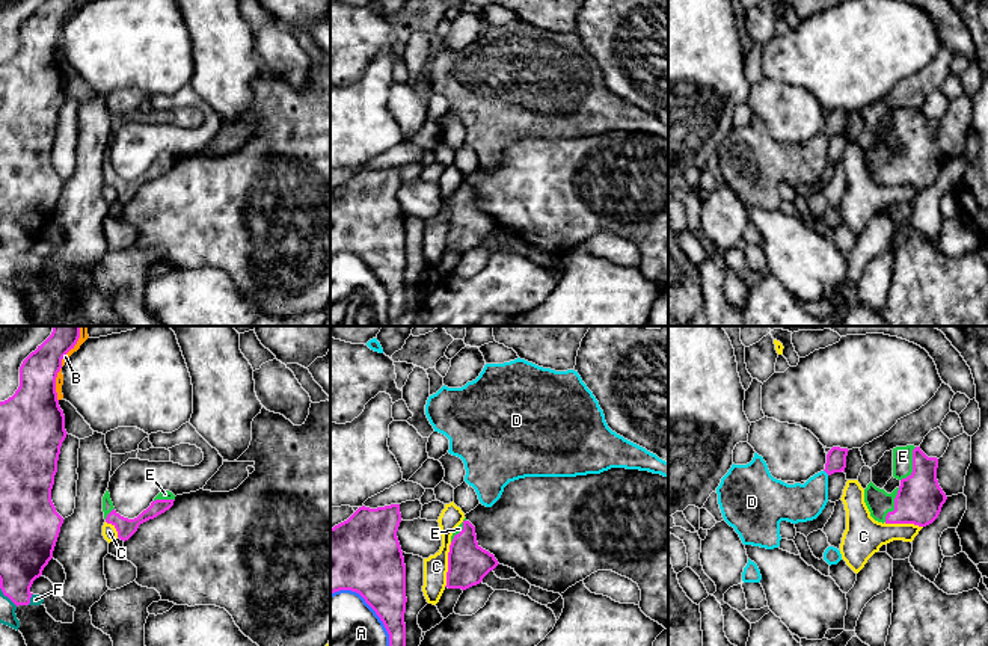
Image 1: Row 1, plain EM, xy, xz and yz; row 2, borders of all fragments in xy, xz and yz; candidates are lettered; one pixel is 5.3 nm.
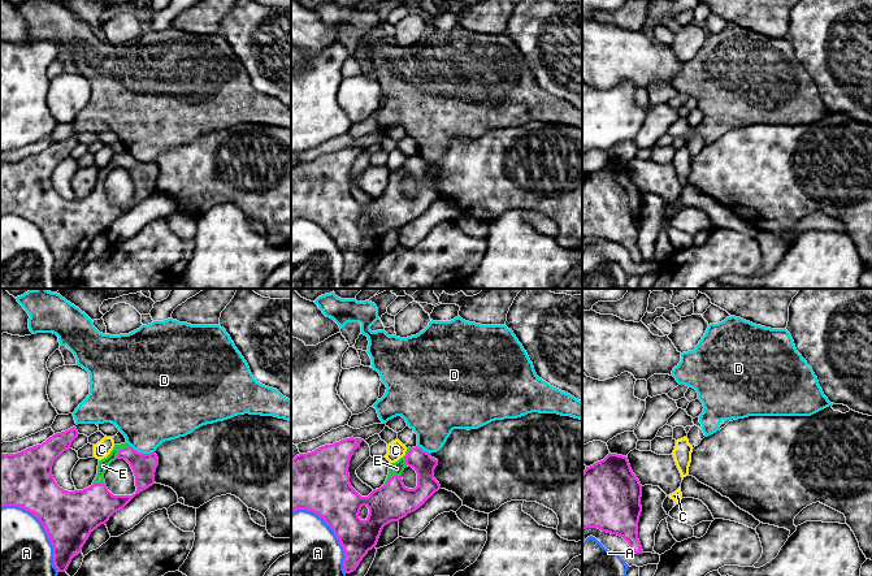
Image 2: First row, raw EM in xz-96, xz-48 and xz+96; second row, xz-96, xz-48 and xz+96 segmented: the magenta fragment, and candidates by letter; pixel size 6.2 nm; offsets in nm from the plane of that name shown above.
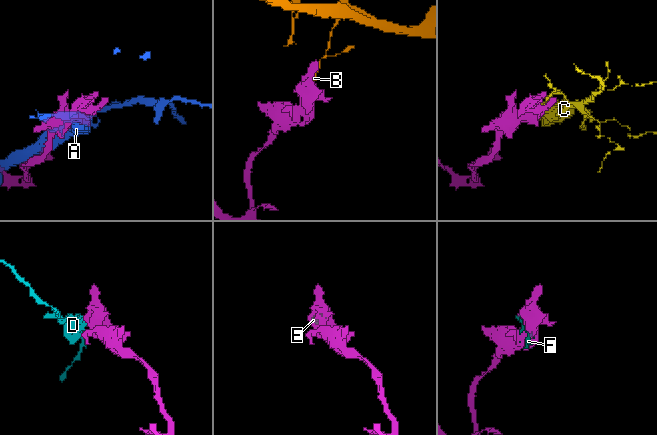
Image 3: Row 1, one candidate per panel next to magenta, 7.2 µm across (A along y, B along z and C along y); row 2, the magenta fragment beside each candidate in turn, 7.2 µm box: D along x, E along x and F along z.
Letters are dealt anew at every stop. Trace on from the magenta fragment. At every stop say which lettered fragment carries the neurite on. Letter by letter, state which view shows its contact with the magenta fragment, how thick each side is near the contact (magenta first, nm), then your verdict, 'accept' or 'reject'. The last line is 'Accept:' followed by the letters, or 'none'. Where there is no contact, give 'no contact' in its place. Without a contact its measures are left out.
A: xz | 340/500 nm | reject
B: xy | 280/50 nm | reject
C: xz | 220/130 nm | reject
D: yz | 110/200 nm | reject
E: yz | 240/110 nm | accept
F: xy | 260/90 nm | accept
Accept: E, F

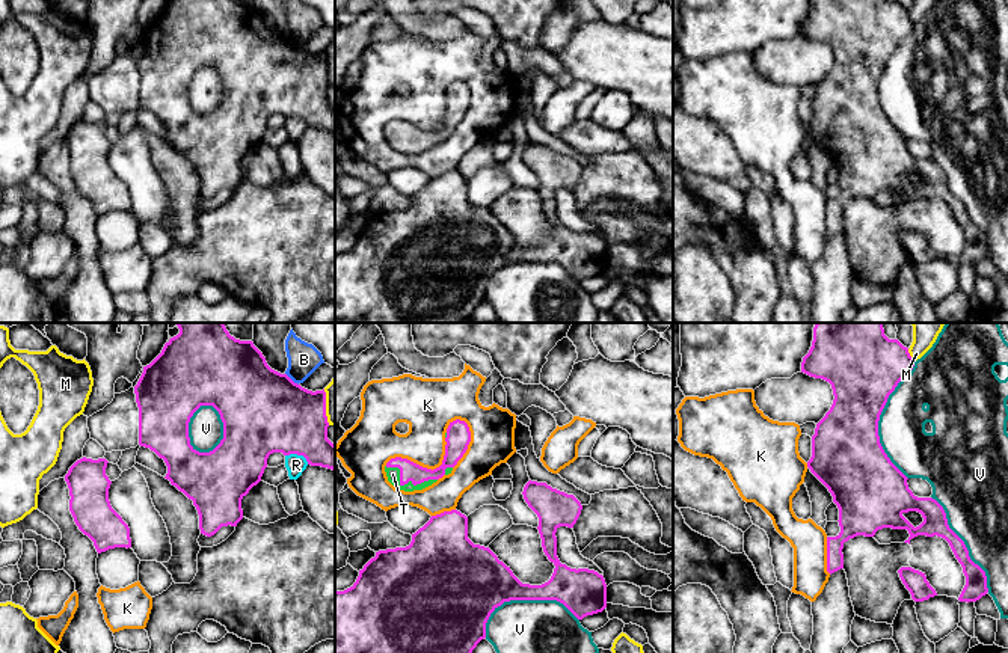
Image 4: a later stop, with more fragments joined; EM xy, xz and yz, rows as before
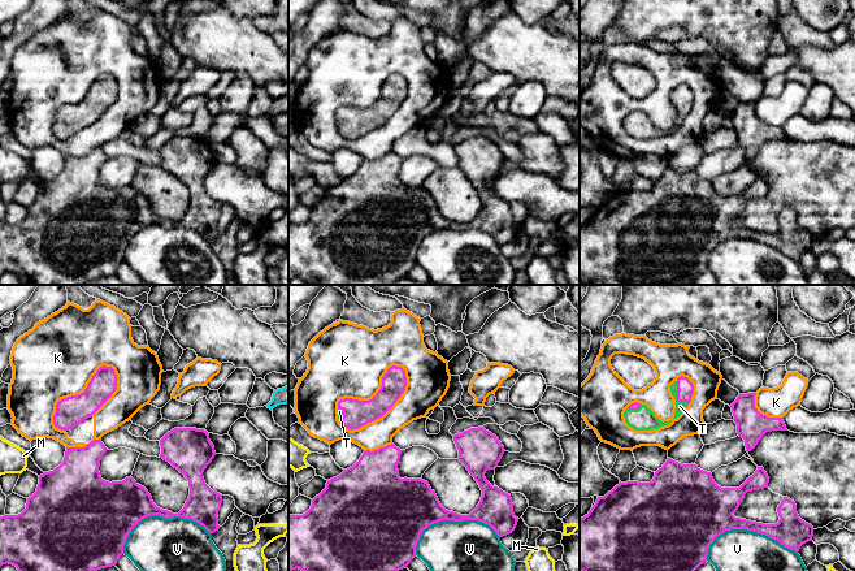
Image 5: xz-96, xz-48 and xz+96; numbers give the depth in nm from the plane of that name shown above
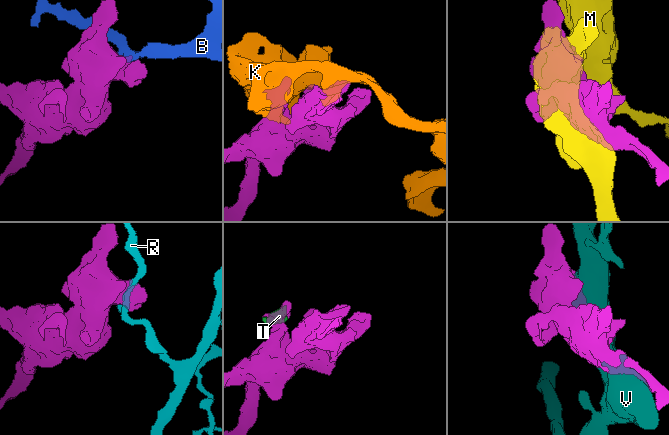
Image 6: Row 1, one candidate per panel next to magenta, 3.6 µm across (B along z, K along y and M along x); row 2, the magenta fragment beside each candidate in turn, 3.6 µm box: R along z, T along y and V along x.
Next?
B: xy | 440/170 nm | reject
K: xz | 130/220 nm | reject
M: yz | 360/90 nm | reject
R: xy | 400/100 nm | reject
T: xz | 110/70 nm | accept
V: yz | 380/260 nm | reject
Accept: T

